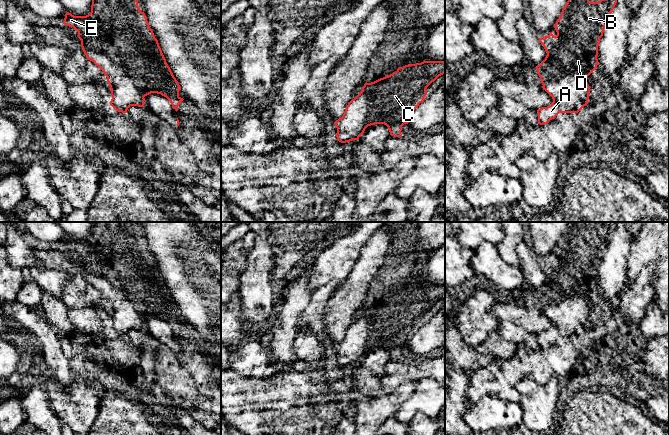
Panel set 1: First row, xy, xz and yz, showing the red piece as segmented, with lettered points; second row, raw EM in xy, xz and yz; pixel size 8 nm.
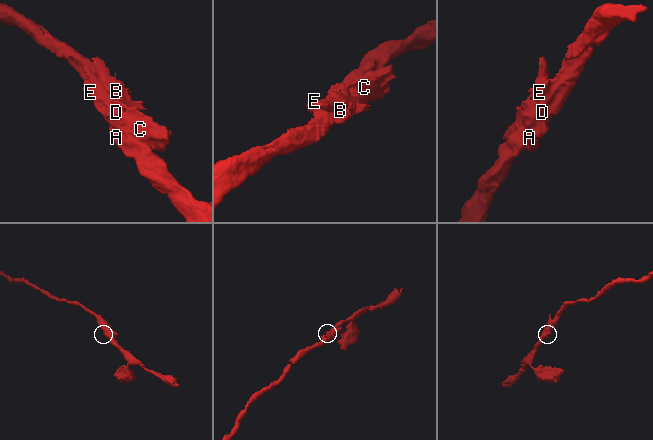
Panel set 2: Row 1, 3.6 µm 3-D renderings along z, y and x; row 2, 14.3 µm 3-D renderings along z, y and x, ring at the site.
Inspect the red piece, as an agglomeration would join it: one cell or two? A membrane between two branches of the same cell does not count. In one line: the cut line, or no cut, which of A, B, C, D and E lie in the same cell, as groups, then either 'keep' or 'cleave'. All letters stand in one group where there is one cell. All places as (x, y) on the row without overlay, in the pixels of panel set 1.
no cut; A B C D E; keep

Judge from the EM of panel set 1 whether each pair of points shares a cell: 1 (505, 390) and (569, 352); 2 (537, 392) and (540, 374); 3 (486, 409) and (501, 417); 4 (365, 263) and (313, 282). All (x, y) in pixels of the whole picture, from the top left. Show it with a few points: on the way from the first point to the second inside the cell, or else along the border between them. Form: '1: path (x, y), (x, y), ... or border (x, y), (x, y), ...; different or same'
1: path (518, 373), (528, 363), (552, 361); same
2: border (557, 376), (543, 384), (523, 377), (516, 389); different
3: path (490, 413), (497, 413); same
4: border (362, 247), (359, 257), (344, 279); different

